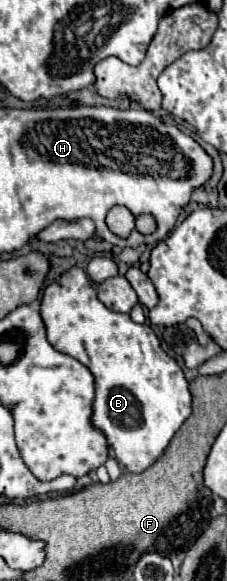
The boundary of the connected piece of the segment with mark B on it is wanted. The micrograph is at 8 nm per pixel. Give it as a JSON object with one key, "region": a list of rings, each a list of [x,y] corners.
{"region":[[[79,266],[65,270],[57,282],[51,282],[43,290],[39,314],[45,322],[49,344],[55,350],[61,350],[63,354],[77,358],[95,376],[95,398],[93,398],[91,422],[97,430],[105,434],[119,464],[123,464],[127,472],[143,472],[145,468],[149,468],[163,454],[173,434],[191,414],[191,394],[189,394],[183,370],[177,366],[173,358],[169,358],[161,350],[159,338],[149,326],[135,324],[129,318],[129,314],[107,310],[97,298],[97,292],[89,276]]]}

